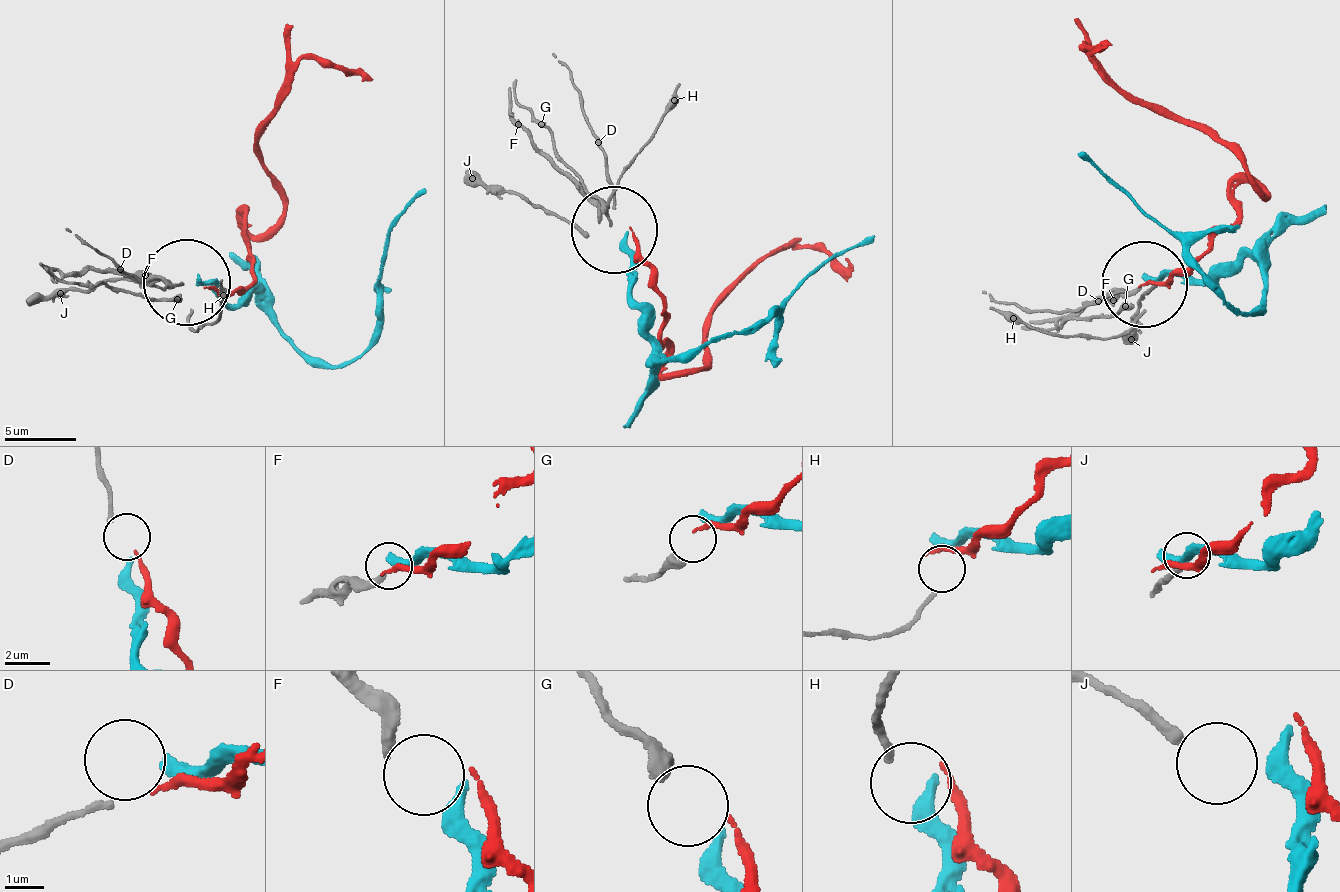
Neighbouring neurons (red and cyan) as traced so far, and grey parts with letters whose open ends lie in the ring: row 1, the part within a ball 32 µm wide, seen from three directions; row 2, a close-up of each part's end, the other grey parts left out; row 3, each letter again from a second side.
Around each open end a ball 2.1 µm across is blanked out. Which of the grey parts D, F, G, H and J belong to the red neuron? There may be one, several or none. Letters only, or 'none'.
G

